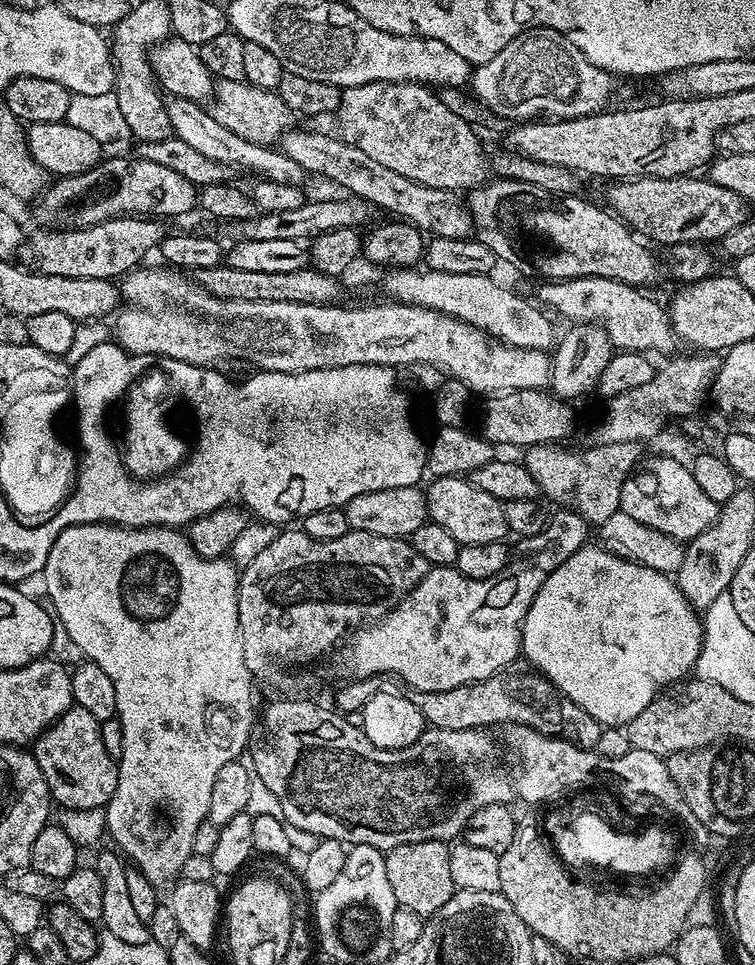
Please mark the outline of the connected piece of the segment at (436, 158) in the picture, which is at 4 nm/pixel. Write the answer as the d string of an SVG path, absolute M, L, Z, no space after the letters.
M370 82L359 84L353 88L345 88L340 93L340 106L334 119L340 129L340 139L348 144L358 146L362 154L370 154L374 162L386 166L386 170L394 170L394 174L402 174L422 186L471 190L480 187L490 176L490 164L480 150L480 140L471 123L463 120L450 106L443 104L439 95L431 87L423 84L402 82Z

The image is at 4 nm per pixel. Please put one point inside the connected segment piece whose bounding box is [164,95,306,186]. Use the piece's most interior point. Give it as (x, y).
(193, 123)

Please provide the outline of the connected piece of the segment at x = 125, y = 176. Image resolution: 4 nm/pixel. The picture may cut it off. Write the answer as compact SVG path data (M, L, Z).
M101 159L96 167L77 176L65 176L49 183L40 193L36 204L37 225L48 230L89 228L125 214L141 218L184 216L198 204L198 188L182 174L160 166L156 162Z

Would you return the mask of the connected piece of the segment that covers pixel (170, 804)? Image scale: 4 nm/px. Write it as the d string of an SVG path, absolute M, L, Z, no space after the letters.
M75 524L62 530L54 546L50 546L42 579L44 579L44 588L52 599L50 608L59 627L61 624L65 634L85 652L83 655L98 666L102 666L110 682L114 682L116 716L122 726L124 745L122 754L118 757L118 786L106 805L107 831L116 839L115 847L129 861L132 859L136 863L137 870L150 883L171 885L180 876L186 858L193 855L194 834L198 834L198 826L208 819L210 790L214 790L214 778L218 778L218 770L222 770L226 762L243 757L243 752L245 755L250 737L254 732L251 704L254 677L246 666L246 658L242 658L242 642L238 626L238 586L240 585L238 568L228 558L200 556L192 549L192 541L187 535L175 528L141 526L122 528L119 524Z

